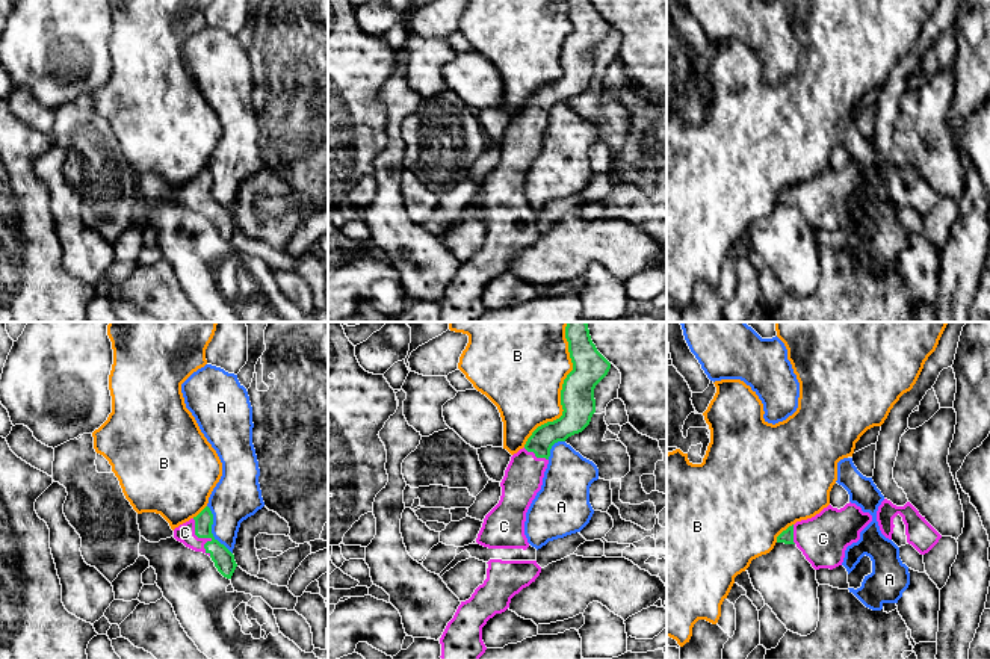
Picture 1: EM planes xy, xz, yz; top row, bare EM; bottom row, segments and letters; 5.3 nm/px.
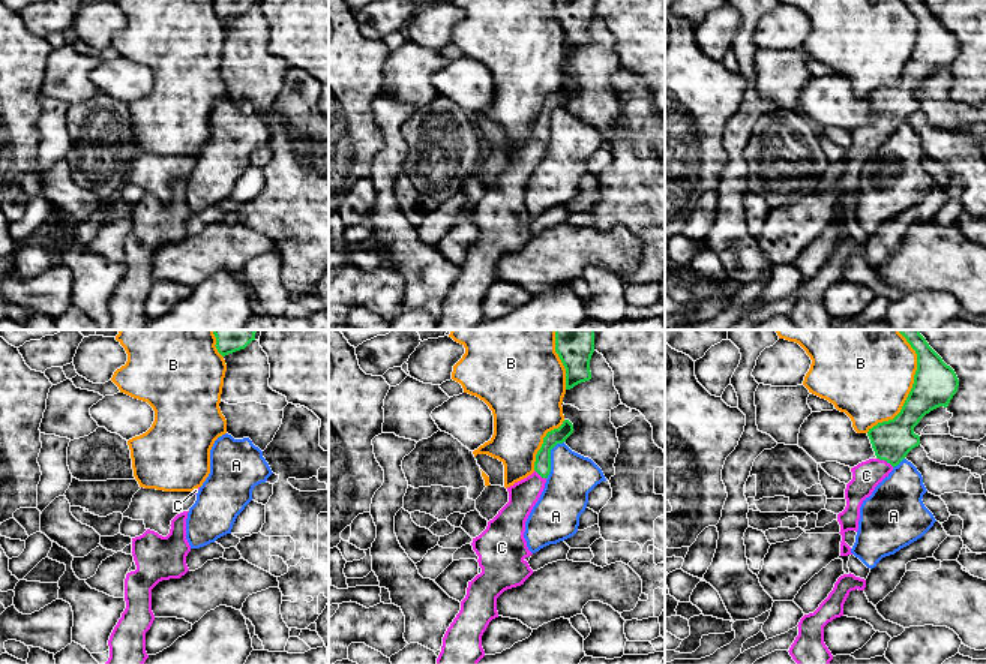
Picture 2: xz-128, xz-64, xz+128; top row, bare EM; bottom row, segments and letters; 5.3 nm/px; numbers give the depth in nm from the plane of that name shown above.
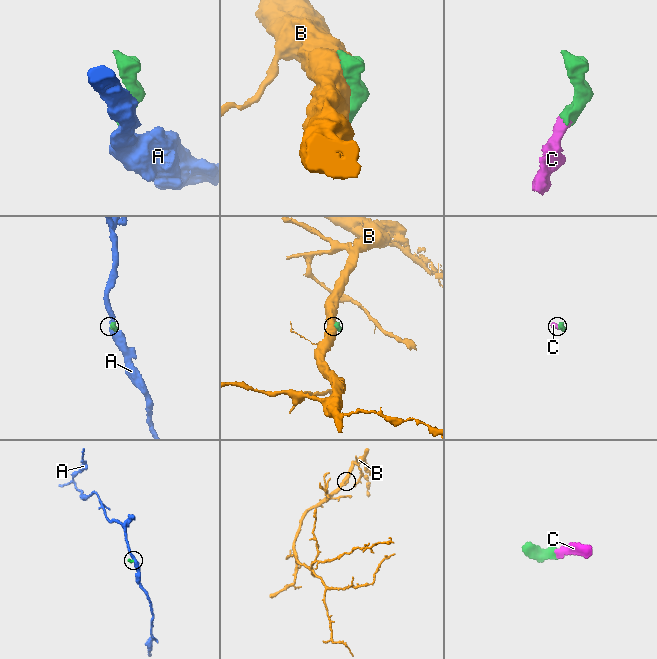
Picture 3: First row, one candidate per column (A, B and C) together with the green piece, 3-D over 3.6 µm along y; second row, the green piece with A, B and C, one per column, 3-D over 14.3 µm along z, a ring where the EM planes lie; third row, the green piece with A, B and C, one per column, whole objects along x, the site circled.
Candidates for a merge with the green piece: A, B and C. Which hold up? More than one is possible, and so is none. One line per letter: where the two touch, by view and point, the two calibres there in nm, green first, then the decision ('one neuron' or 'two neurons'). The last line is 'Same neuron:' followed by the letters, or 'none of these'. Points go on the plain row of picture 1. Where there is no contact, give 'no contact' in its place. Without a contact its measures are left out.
A: meets green in xy at (210, 191); 110 nm thick on the green side, 260 nm on the other; two neurons
B: meets green in xz at (561, 59); 180 nm thick on the green side, 420 nm on the other; two neurons
C: meets green in xy at (201, 198); 110 nm thick on the green side, 100 nm on the other; one neuron
Same neuron: C

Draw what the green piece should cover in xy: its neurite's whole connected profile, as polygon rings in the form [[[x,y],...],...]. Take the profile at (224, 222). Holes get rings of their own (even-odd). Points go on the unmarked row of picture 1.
[[[206,168],[196,178],[174,190],[174,200],[186,209],[203,213],[212,219],[218,233],[231,240],[237,225],[234,216],[212,195],[213,175]]]

